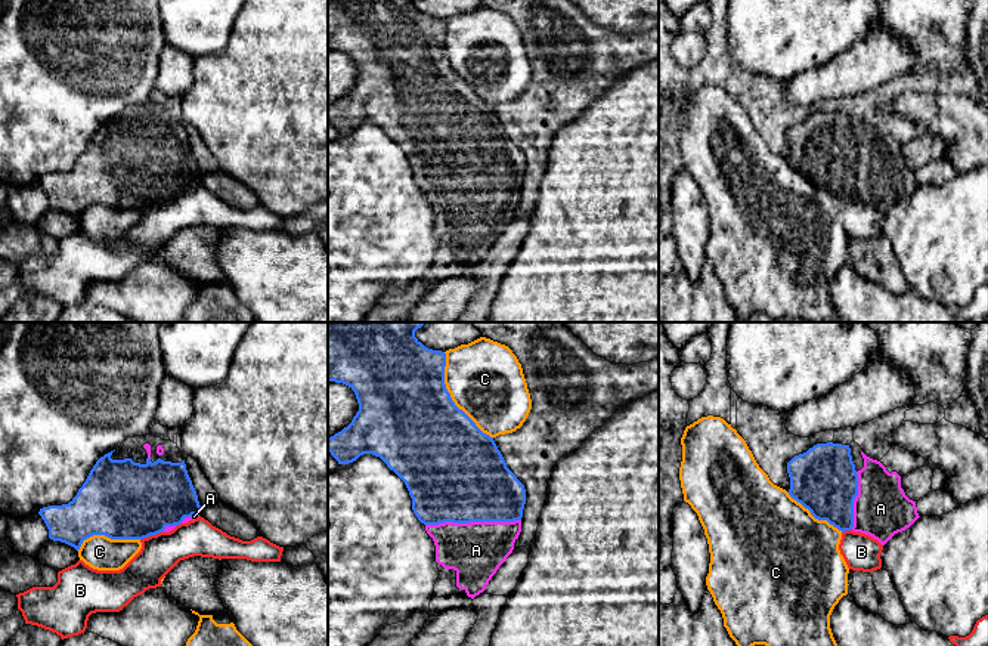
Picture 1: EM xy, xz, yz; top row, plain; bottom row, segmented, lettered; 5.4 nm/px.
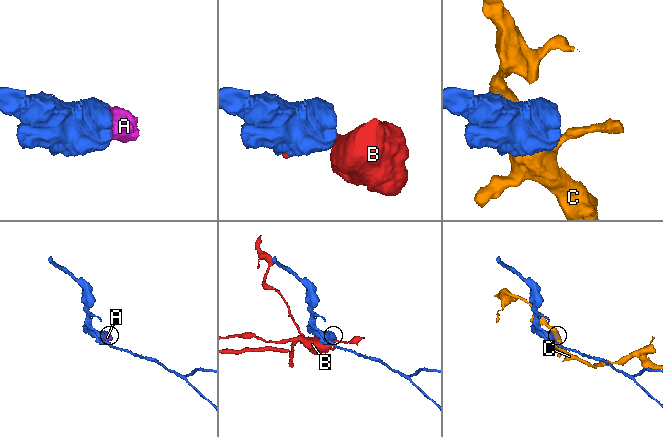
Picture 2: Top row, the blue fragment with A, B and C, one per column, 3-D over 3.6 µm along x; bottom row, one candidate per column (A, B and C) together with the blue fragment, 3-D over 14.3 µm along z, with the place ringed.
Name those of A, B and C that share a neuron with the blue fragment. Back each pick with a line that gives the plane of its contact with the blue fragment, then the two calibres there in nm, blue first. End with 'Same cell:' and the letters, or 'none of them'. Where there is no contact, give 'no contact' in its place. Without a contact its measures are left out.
A: meets blue in xz; 500 nm thick on the blue side, 320 nm on the other
Same cell: A

